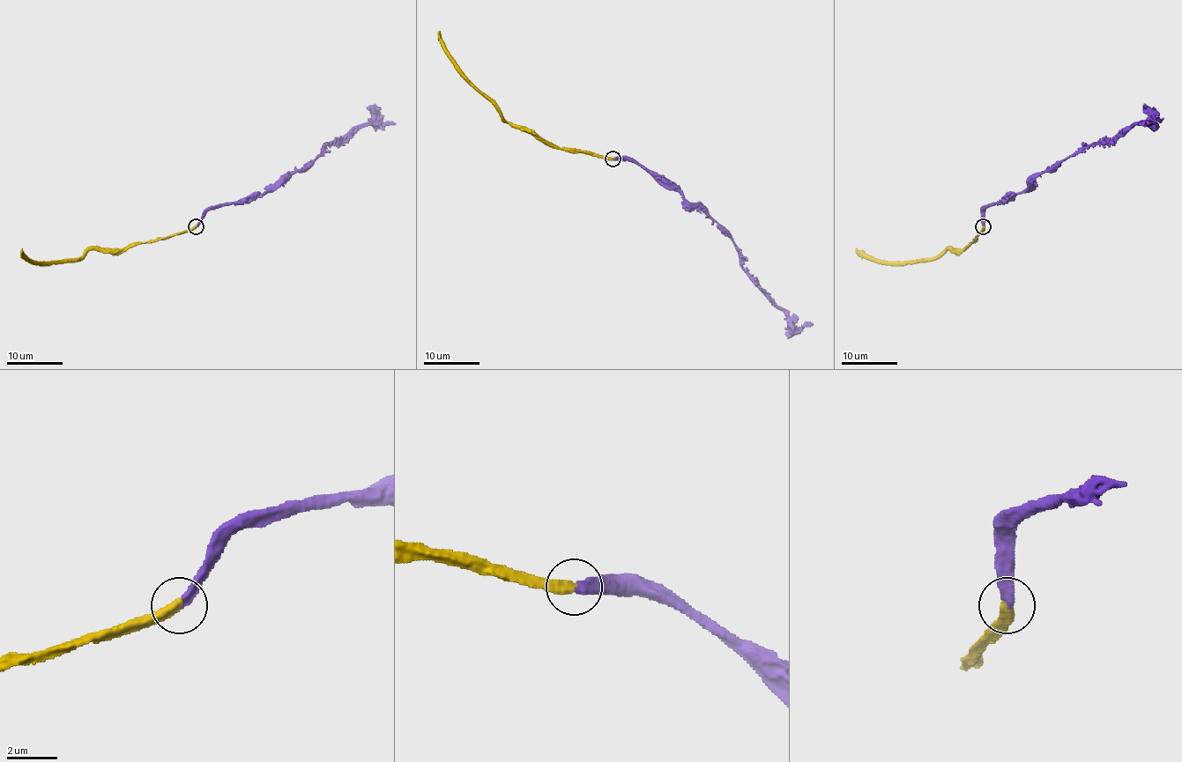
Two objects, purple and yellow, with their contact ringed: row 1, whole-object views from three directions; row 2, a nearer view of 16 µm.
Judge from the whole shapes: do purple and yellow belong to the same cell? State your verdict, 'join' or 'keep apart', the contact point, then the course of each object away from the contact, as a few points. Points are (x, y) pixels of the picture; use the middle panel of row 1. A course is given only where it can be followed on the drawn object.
join; place (613, 159); course purple (613, 159), (643, 165), (689, 203), (696, 203), (734, 243), (744, 271), (790, 320), (795, 325), (814, 324); course yellow (613, 159), (552, 148), (535, 136), (515, 129), (460, 70), (440, 31)

